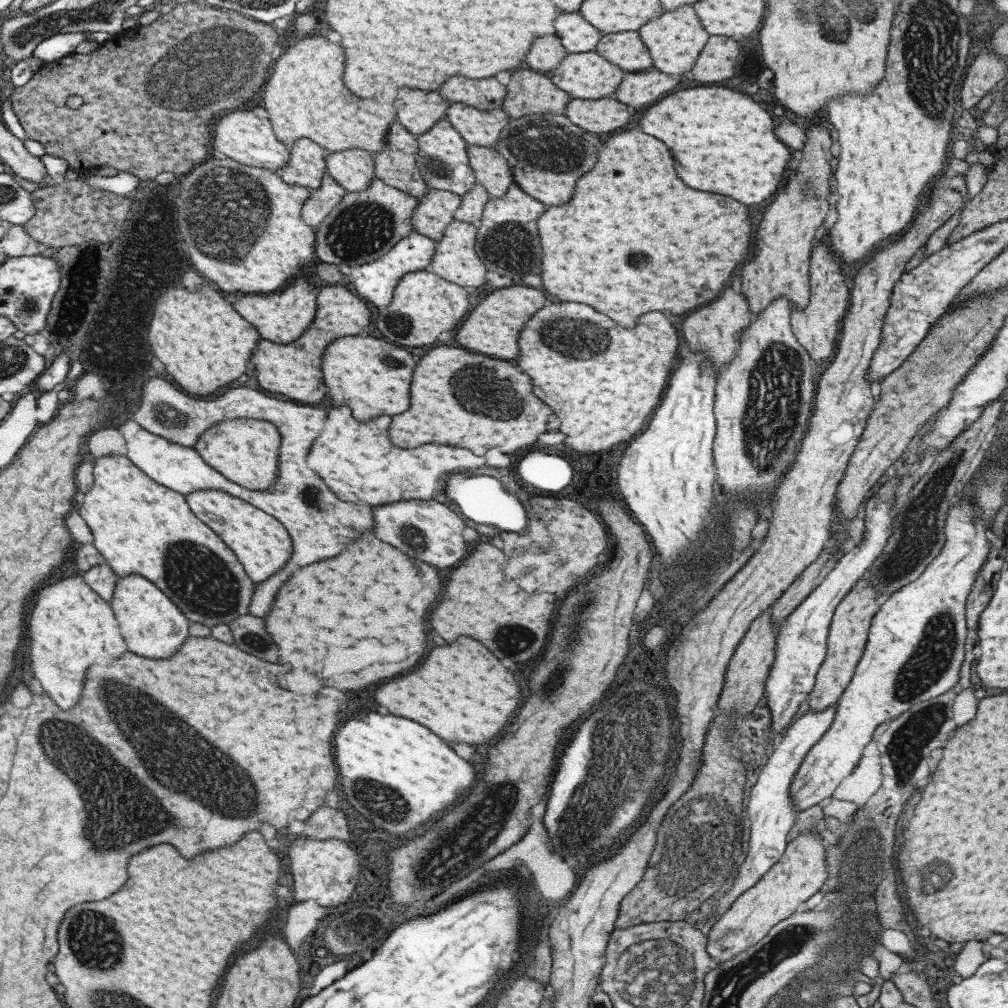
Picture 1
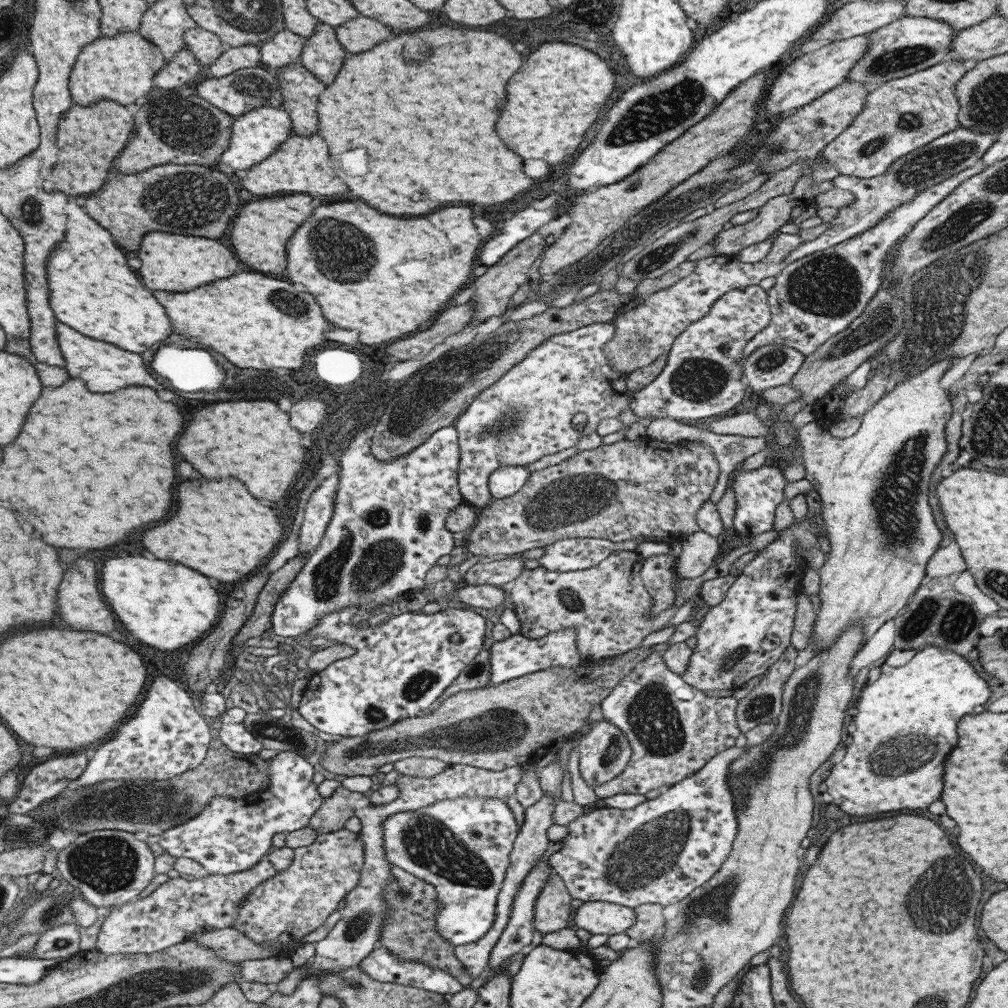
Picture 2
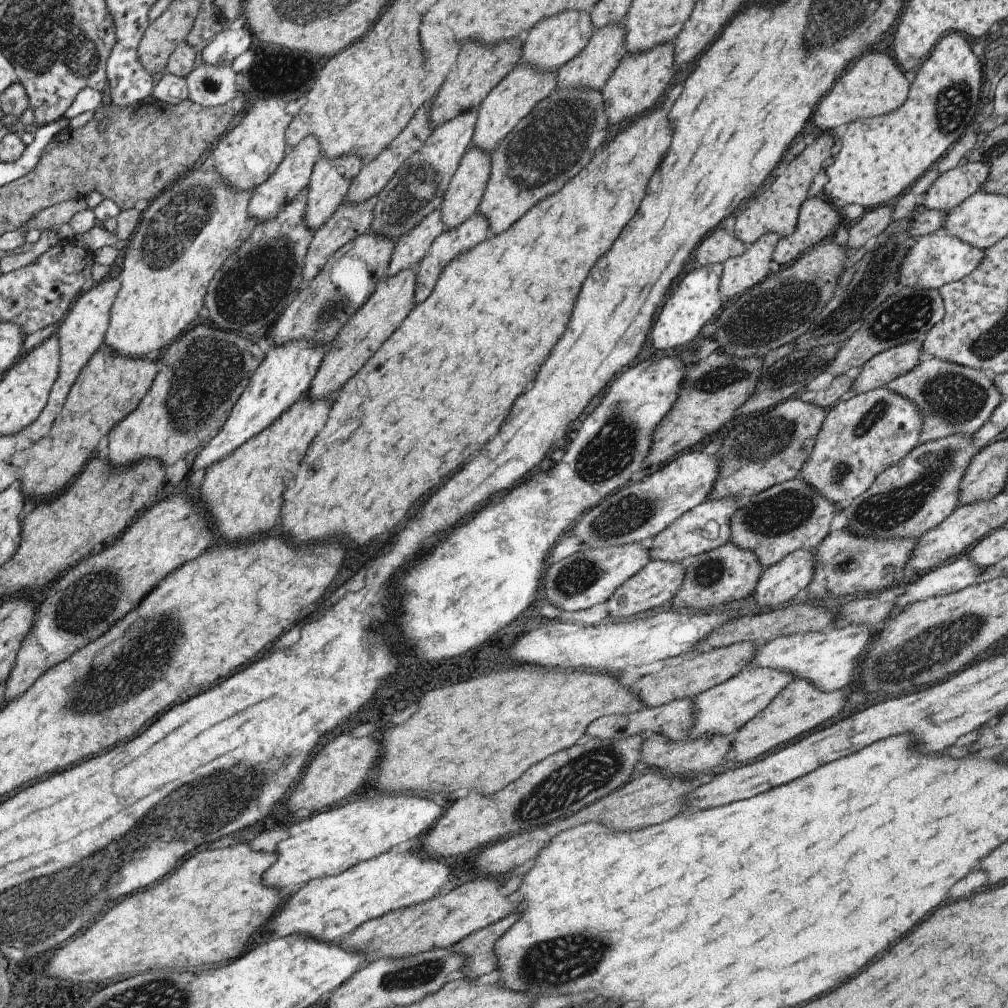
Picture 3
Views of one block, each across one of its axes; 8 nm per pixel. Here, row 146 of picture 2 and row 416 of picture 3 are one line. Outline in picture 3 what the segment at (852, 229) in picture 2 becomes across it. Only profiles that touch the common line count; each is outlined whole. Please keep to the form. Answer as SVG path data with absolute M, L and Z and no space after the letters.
M930 356L883 388L911 401L920 411L921 444L949 435L971 435L1003 401L993 386L991 374Z

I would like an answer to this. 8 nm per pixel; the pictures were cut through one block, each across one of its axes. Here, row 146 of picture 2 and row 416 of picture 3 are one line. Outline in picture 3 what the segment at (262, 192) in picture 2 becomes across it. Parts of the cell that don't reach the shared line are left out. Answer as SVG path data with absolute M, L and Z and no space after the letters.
M303 394L269 426L206 468L195 496L203 506L213 532L220 534L216 537L218 542L245 540L259 532L267 532L277 524L285 480L293 478L293 470L297 470L307 444L319 428L323 428L329 408L329 398L310 399Z

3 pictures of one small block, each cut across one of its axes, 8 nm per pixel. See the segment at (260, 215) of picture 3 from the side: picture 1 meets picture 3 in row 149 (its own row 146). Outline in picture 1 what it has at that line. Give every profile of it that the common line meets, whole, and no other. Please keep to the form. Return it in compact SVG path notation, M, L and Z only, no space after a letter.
M297 138L287 147L289 160L276 174L286 183L315 190L321 184L321 178L326 175L325 154L316 142L308 138Z

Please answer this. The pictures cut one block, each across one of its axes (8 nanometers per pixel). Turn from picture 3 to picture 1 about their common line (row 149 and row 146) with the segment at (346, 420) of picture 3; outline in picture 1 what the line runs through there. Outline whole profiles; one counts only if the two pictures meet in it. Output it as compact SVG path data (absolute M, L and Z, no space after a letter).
M635 129L613 133L601 142L595 166L577 180L571 202L549 206L537 220L537 230L543 246L543 288L563 302L593 306L621 327L635 322L627 316L649 310L683 314L717 298L729 276L745 262L753 236L749 212L741 202L687 188L673 170L667 146Z

